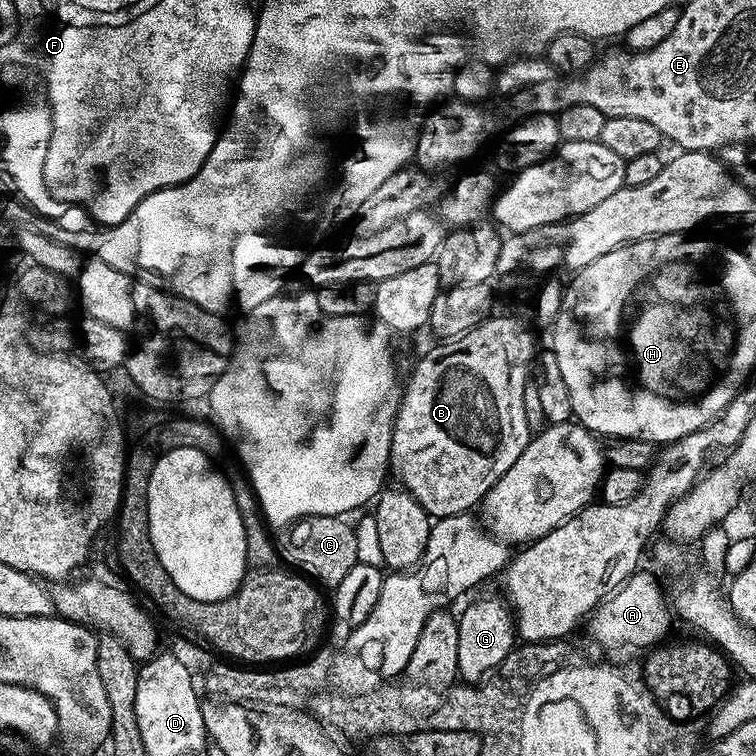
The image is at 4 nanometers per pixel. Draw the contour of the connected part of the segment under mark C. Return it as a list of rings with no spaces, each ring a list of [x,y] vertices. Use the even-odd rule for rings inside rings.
[[[343,515],[302,517],[284,532],[284,537],[279,537],[279,559],[285,560],[289,569],[311,578],[317,585],[325,584],[328,590],[336,589],[361,559],[360,540],[346,521]]]

